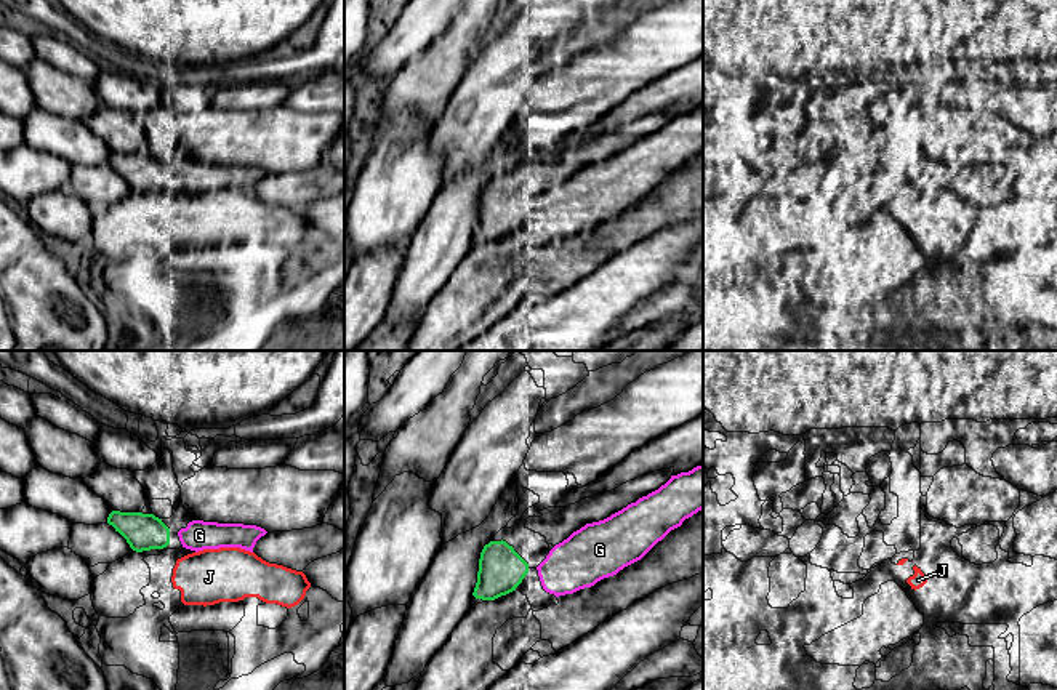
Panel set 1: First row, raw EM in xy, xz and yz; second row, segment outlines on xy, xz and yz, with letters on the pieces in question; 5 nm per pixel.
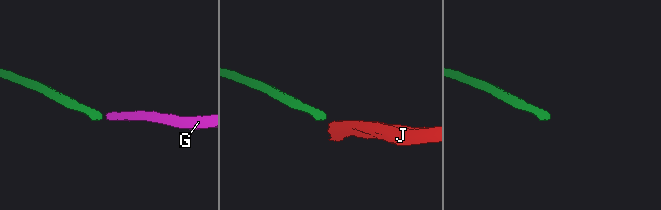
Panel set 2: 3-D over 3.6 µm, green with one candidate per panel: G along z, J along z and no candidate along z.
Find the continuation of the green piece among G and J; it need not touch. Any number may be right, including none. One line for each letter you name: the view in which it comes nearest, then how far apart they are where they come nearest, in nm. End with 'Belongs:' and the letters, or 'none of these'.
G: view xy; gap 50 nm
Belongs: G

